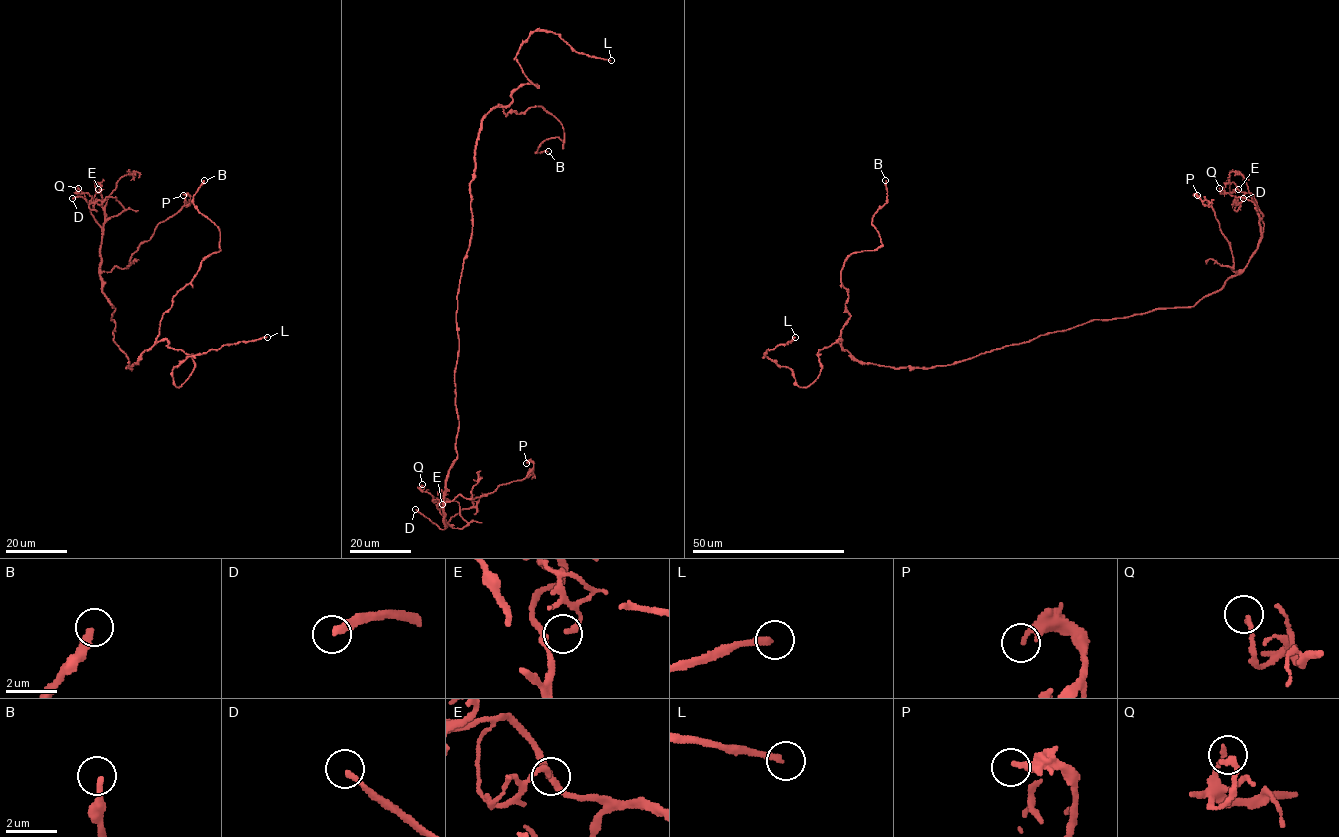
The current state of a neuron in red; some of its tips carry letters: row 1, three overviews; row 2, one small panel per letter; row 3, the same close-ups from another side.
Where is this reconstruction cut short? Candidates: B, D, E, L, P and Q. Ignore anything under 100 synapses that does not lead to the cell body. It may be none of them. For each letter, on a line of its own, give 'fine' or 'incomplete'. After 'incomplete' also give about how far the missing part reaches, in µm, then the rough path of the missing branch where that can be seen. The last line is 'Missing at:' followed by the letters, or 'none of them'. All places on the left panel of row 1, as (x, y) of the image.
B: incomplete; about 100 µm are missing; missing branch runs (204, 180), (205, 169), (192, 171), (203, 152), (213, 105), (209, 93), (227, 83), (219, 72), (183, 59)
D: incomplete; about 45 µm are missing; missing branch runs (72, 198), (63, 201), (45, 196), (25, 167), (20, 174), (15, 205)
E: fine
L: incomplete; about 80 µm are missing
P: fine
Q: fine
Missing at: B, D, L

